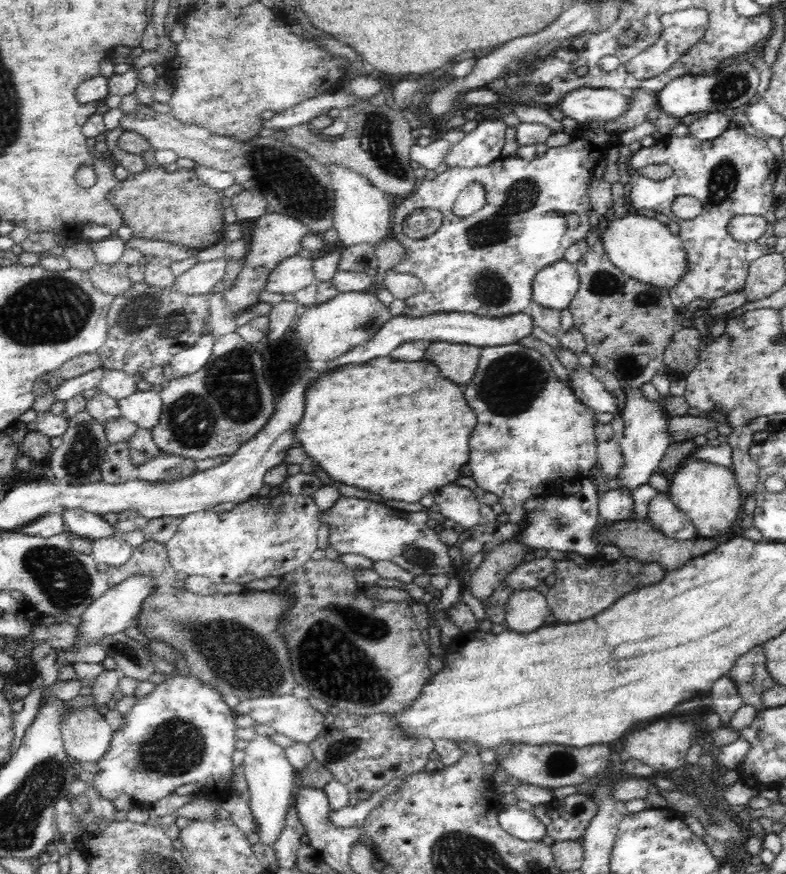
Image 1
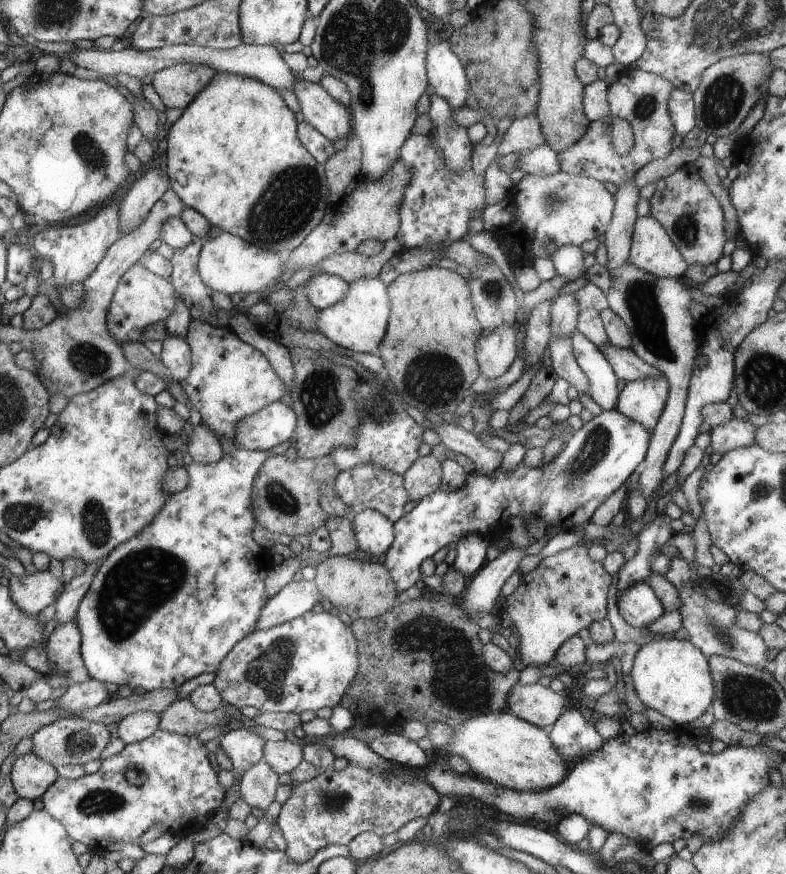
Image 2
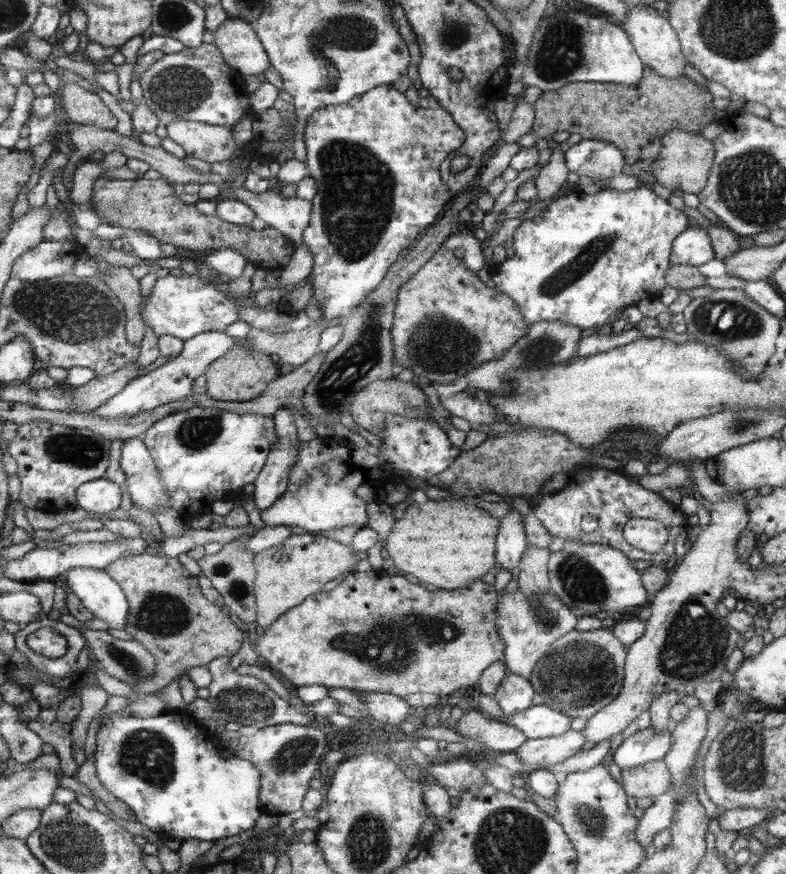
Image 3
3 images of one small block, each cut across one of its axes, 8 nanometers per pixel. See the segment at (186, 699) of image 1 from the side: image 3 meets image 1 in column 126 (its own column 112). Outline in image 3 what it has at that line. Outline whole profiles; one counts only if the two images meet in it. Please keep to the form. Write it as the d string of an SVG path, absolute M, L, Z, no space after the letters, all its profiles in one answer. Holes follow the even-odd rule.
M128 711L111 712L110 716L100 723L98 735L96 736L97 749L94 752L95 765L97 767L96 774L102 786L110 791L116 798L124 801L128 808L134 812L137 821L144 826L148 826L150 830L164 835L172 835L173 837L188 840L190 838L196 840L212 841L223 836L233 837L238 833L244 832L249 828L254 828L256 820L260 818L259 790L262 786L262 776L259 768L252 764L249 760L244 760L243 757L232 756L230 758L220 756L220 748L218 748L218 756L216 756L216 744L214 738L210 734L206 734L204 730L200 730L196 724L190 722L190 718L186 720L184 713L173 715L169 711L162 715L151 716L150 718L140 718L134 715L129 715Z

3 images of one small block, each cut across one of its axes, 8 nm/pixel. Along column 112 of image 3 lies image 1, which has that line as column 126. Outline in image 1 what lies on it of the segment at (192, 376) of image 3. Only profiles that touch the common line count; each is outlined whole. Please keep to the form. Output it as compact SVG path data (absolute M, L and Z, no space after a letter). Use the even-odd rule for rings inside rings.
M136 389L130 396L119 400L120 417L124 417L138 428L151 430L157 425L163 410L159 392Z

